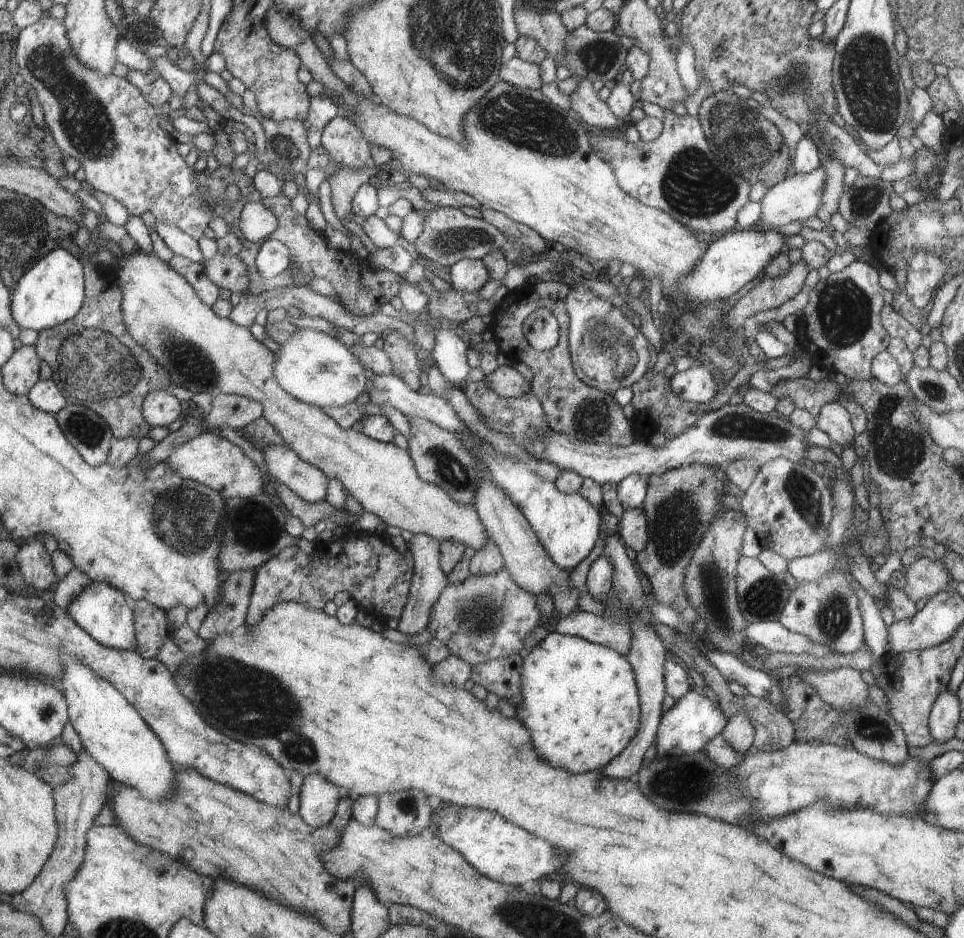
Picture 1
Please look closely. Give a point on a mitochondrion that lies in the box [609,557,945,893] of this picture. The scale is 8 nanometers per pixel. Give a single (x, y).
(678, 783)

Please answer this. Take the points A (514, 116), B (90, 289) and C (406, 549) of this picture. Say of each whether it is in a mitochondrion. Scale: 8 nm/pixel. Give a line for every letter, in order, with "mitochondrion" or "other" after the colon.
A: mitochondrion
B: other
C: other

